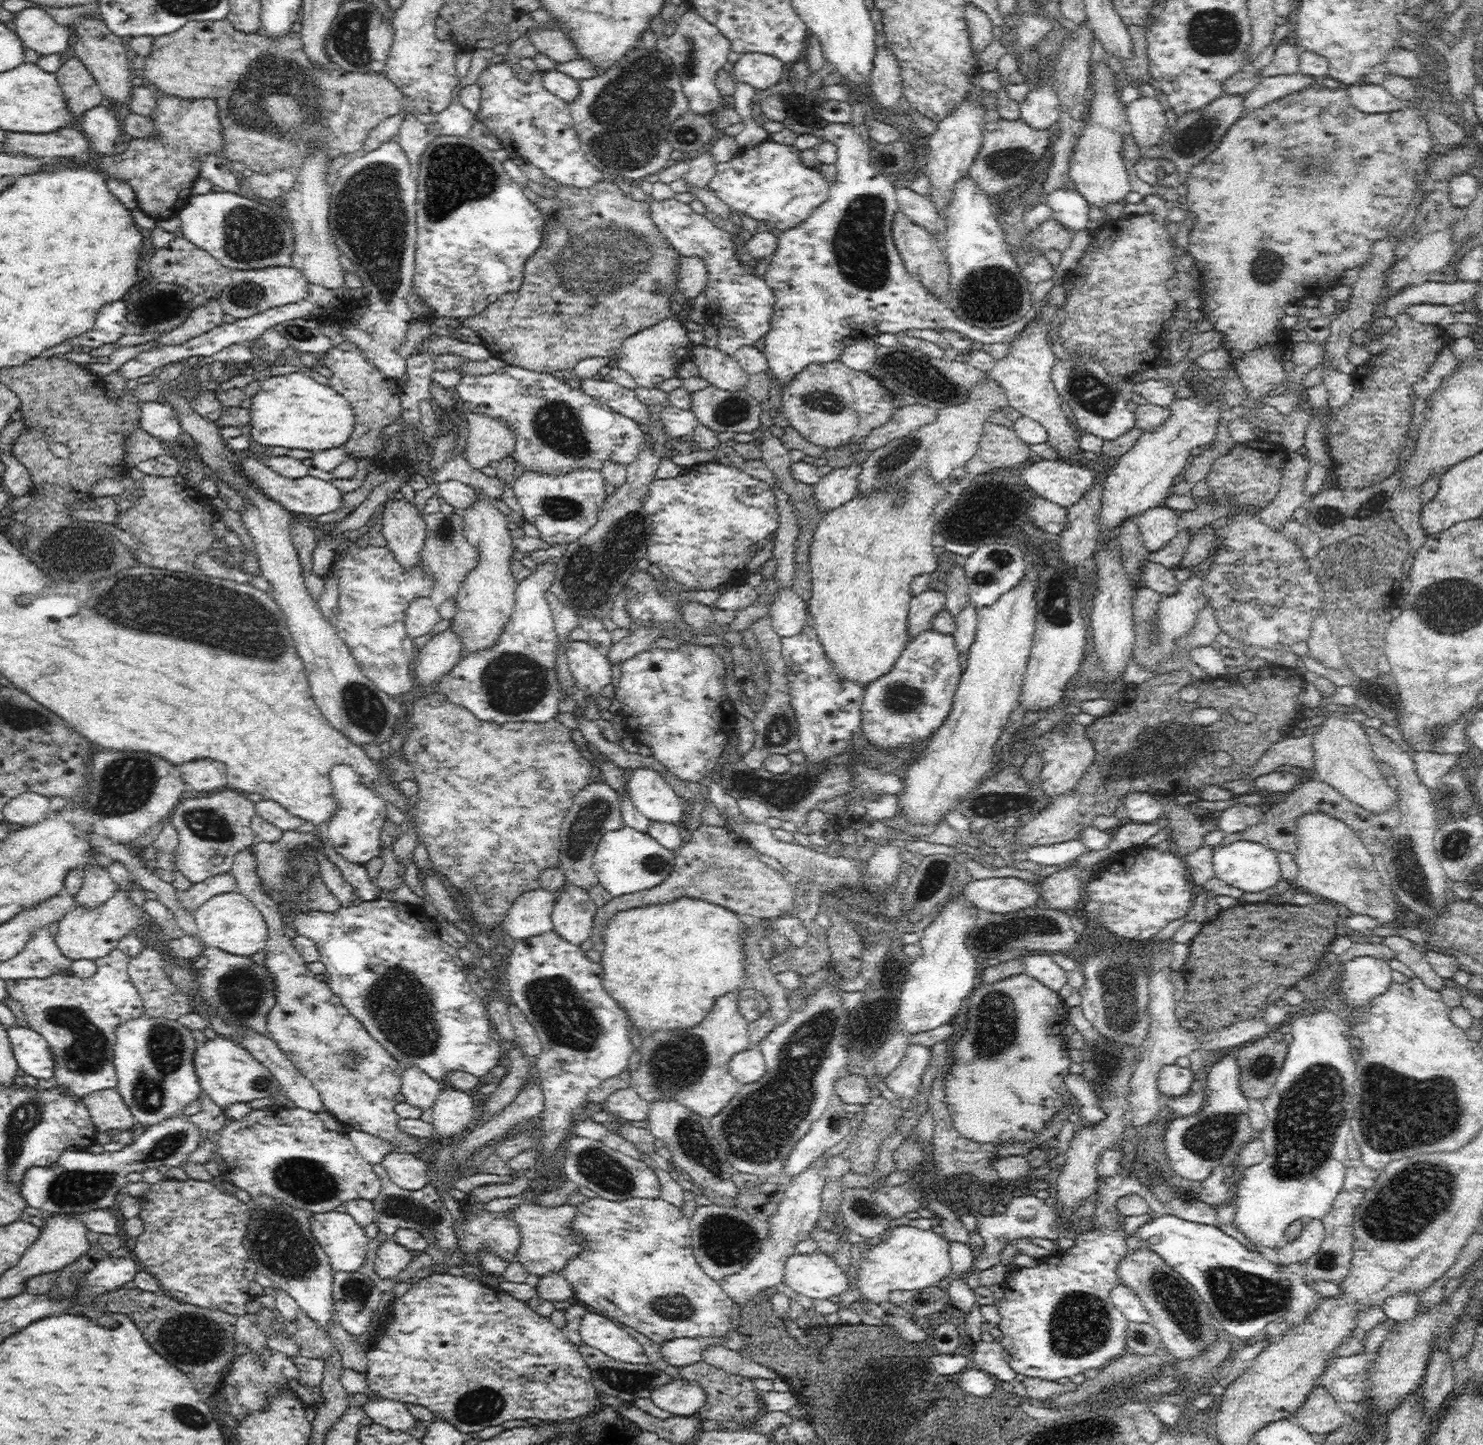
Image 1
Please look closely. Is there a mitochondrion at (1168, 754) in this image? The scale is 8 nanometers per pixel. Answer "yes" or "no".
yes

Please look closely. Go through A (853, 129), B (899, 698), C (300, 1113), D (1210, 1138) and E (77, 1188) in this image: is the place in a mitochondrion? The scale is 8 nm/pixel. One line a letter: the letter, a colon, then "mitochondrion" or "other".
A: other
B: mitochondrion
C: other
D: mitochondrion
E: mitochondrion

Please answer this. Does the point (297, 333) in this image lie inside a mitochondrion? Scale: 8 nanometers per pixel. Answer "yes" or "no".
yes

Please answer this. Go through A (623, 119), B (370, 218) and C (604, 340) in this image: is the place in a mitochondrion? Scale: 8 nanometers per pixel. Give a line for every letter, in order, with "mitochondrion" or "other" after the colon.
A: mitochondrion
B: mitochondrion
C: other

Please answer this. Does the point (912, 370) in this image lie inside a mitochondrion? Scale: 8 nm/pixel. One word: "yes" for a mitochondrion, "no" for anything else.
yes

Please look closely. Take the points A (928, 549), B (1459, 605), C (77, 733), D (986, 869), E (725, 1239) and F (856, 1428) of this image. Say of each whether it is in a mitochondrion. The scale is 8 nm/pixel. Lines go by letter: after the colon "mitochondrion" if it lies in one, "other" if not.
A: other
B: mitochondrion
C: other
D: other
E: mitochondrion
F: other

